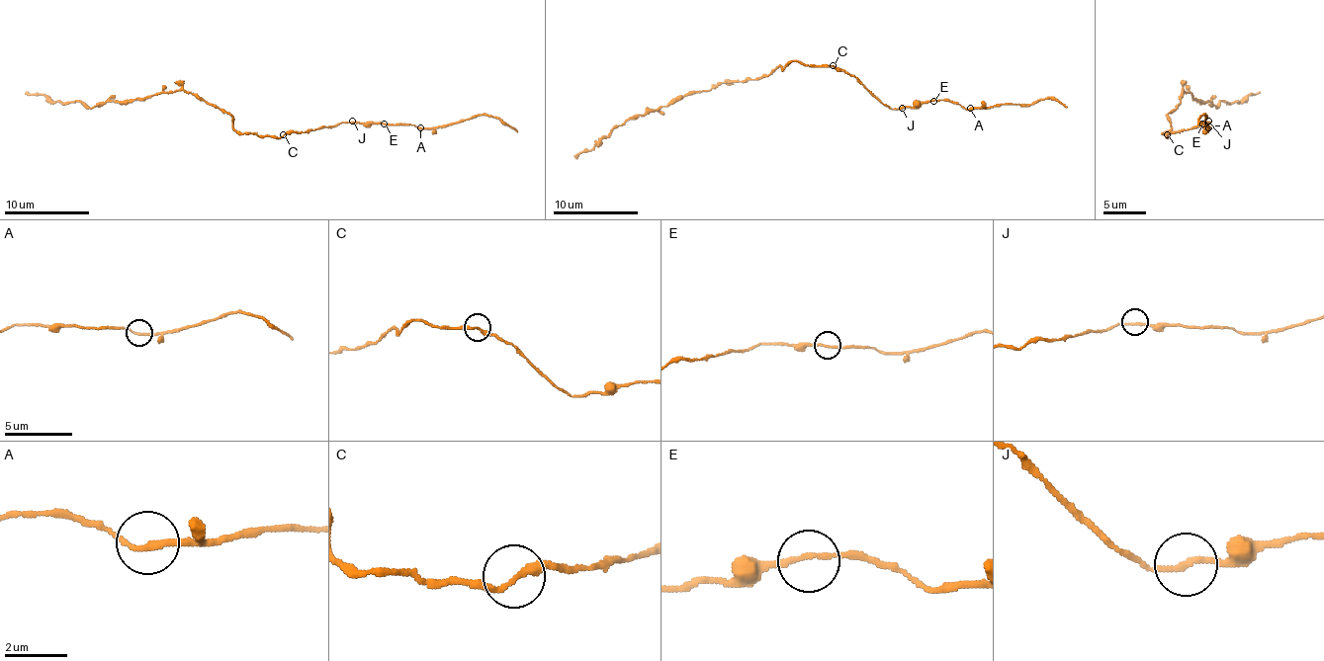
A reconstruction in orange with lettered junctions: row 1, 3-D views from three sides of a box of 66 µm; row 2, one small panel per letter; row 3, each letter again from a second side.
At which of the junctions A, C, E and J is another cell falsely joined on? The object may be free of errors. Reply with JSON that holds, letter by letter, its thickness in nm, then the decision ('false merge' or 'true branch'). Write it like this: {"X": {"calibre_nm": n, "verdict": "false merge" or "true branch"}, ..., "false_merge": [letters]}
{"A": {"calibre_nm": 180, "verdict": "true branch"}, "C": {"calibre_nm": 200, "verdict": "true branch"}, "E": {"calibre_nm": 170, "verdict": "true branch"}, "J": {"calibre_nm": 170, "verdict": "true branch"}, "false_merge": []}

